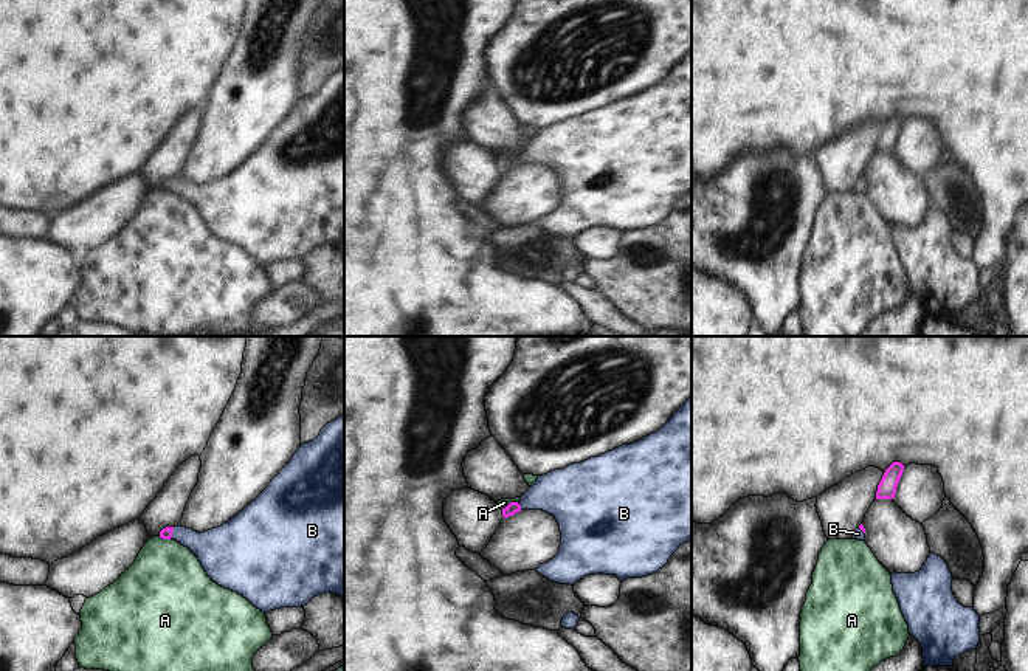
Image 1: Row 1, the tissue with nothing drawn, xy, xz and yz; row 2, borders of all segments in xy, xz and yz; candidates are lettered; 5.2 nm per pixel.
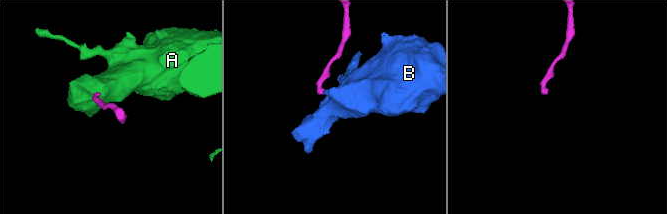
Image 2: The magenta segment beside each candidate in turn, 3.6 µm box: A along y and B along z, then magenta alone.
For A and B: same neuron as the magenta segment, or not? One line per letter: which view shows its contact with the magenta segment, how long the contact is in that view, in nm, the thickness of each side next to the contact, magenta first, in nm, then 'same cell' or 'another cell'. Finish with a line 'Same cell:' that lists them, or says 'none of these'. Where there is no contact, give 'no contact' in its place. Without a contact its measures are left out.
A: xz | 100 nm | 60/50 nm | another cell
B: xz | 40 nm | 60/260 nm | same cell
Same cell: B

